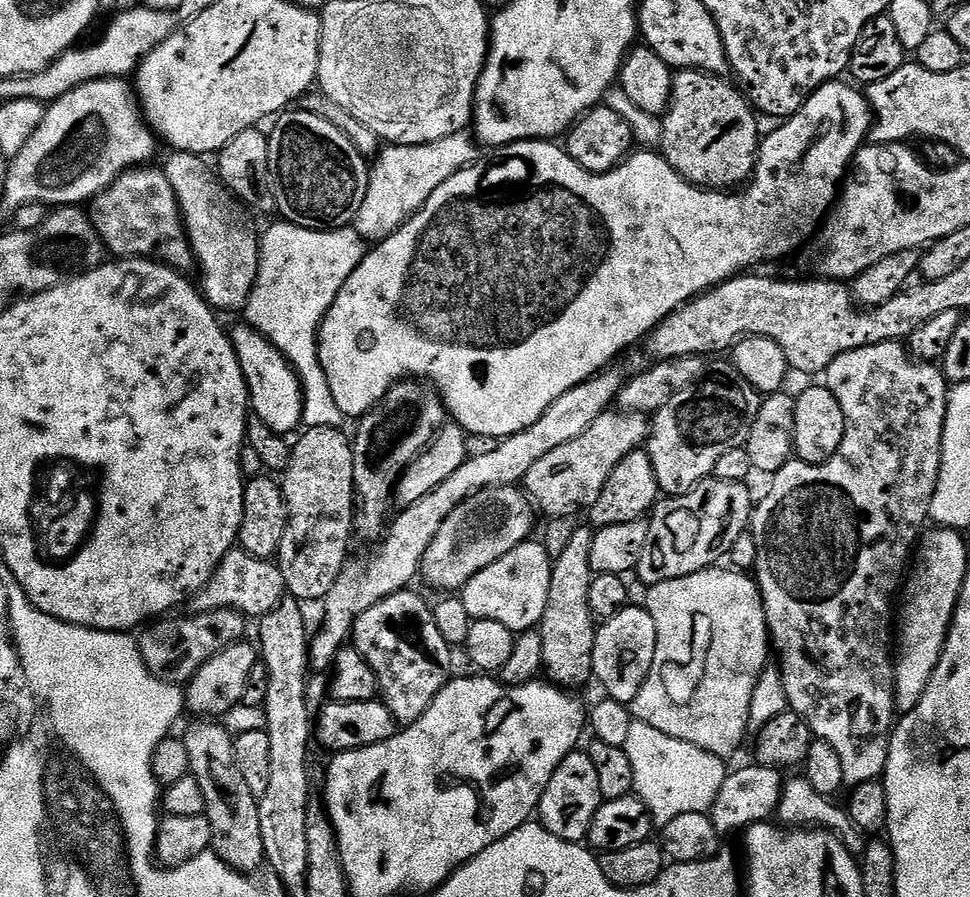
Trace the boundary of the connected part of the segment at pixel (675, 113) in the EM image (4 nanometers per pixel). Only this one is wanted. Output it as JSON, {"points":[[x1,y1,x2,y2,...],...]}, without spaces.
{"points":[[695,70,677,71,672,78,672,103,668,105,668,111,662,117,664,124,662,126,661,142,658,148,664,159,667,160,668,165,679,176,683,176,685,180,689,180,691,184,709,190,739,189,751,177,752,171,756,169,756,154,760,151,760,141,762,139,762,131,760,132,759,126,756,125,756,119,758,119,757,113,754,111,747,95,731,79,729,79,730,81,724,79,728,78,715,72,697,72]]}

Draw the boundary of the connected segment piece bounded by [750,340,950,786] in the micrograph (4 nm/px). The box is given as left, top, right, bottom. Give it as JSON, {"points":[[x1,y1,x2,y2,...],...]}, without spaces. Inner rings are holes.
{"points":[[891,340,890,342,878,342,878,346,862,346,858,350,850,350,846,354,842,354,838,358,834,358,834,362,830,362,826,373,826,386,834,394,834,398,838,398,838,402,842,406,842,414,844,415,844,437,842,438,842,446,836,451,825,464,807,464,802,459,793,458,789,460,786,466,782,466,771,477,772,485,768,488,768,493,764,496,764,501,755,505,750,521,750,531,754,542,758,546,758,558,756,559,756,567,754,569,754,579,760,589,760,596,764,600,764,616,768,619,768,634,770,637,771,647,774,649,774,656,778,661,780,669,780,677,784,683,786,690,786,698,791,711,797,712,800,717,805,720,810,726,813,737,817,740,824,740,830,746,834,746,834,750,838,753,838,758,842,761,842,770,844,774,845,785,855,786,857,784,865,784,871,780,880,780,886,770,886,758,888,757,888,742,892,738,892,730,894,721,898,716,896,706,896,665,894,663,894,608,892,612,892,599,897,599,898,593,901,591,902,585,906,580,906,569,909,567,910,561,914,556,914,549,917,547,918,541,925,531,926,525,929,523,930,517,930,502,934,498,934,490,938,482,938,474,940,473,940,463,942,462,942,446,946,439,944,435,944,423,946,422,946,410,948,409,948,394,950,385,943,371,936,364,926,364,922,360,916,359,911,355,903,343,899,340]]}

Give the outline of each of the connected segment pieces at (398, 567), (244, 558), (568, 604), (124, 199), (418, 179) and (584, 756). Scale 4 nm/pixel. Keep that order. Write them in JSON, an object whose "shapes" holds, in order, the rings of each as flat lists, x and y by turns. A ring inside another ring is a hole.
{"shapes":[[[605,371,599,376,584,381,574,390,562,394,542,414,542,418,534,426,522,430,518,434,501,439,497,448,489,452,469,455,468,460,442,486,430,490,426,498,418,498,414,506,403,509,400,517,393,519,387,525,386,535,379,541,380,549,369,560,349,559,342,574,338,574,338,582,330,586,330,594,324,597,324,625,320,633,313,635,310,640,310,668,313,673,327,673,336,662,336,656,341,648,349,643,354,622,370,606,382,602,387,596,405,591,412,579,420,576,420,563,426,554,426,546,434,542,434,534,438,534,438,526,446,522,448,515,462,501,481,492,483,488,501,488,507,484,516,486,523,481,524,475,541,458,546,458,550,450,558,450,558,446,566,446,566,442,574,442,585,432,603,412,609,411,616,403,616,396,626,383,626,376,620,372]],[[237,546,226,554,226,558,222,558,210,582,191,597,190,605,192,604,193,613,233,608,245,618,251,618,251,616,263,618,280,605,285,594,286,589,279,563,254,558,243,548]],[[577,527,566,550,552,562,550,598,546,598,546,614,538,625,542,638,543,675,557,688,565,690,580,690,576,688,593,679,594,638,598,627,590,610,590,582,594,575,590,566,593,535,591,527]],[[137,166,123,172,114,183,104,192,98,193,90,202,87,209,89,218,92,219,94,230,102,238,105,249,113,252,116,258,152,258,163,262,169,268,177,270,188,270,184,268,193,267,194,257,192,248,187,240,187,233,183,227,183,221,179,216,179,208,172,188,169,186,166,174,159,167]],[[465,130,458,134,450,134,450,138,442,138,438,142,429,144,388,144,381,147,378,155,371,161,368,174,368,189,366,199,362,202,362,210,358,210,354,221,356,232,366,242,379,242,390,238,419,208,454,174,458,174,462,169,475,164,478,159,477,141,471,131]],[[577,750,560,763,558,770,554,770,540,799,538,820,546,830,550,830,550,834,578,844,587,841,594,814,598,814,601,803,598,773,594,770,594,762,590,762,587,751]]]}

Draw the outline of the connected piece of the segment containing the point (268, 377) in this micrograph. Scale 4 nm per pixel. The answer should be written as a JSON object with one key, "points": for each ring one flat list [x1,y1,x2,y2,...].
{"points":[[243,327,236,333,233,331,230,339,246,378,251,411,277,434,295,433,304,419,304,395,300,389,300,379,292,363,267,338,260,332,253,332,251,327]]}

